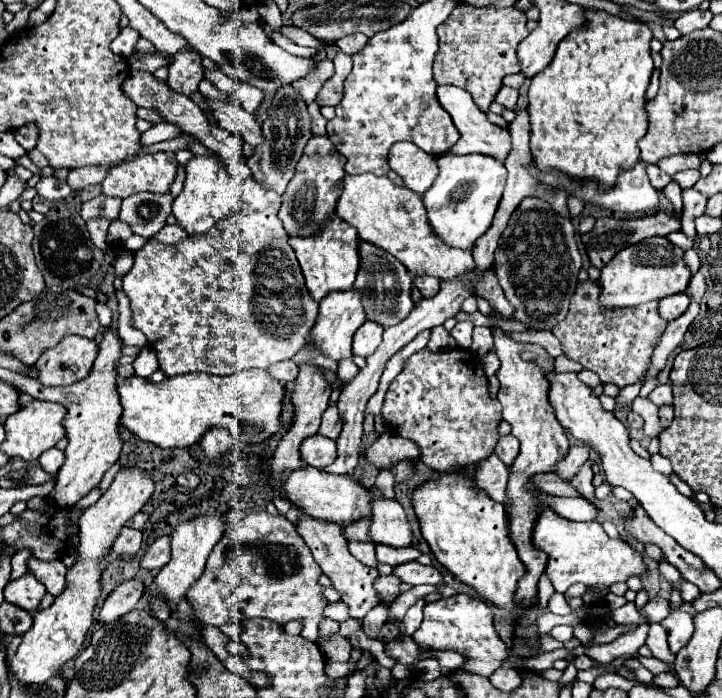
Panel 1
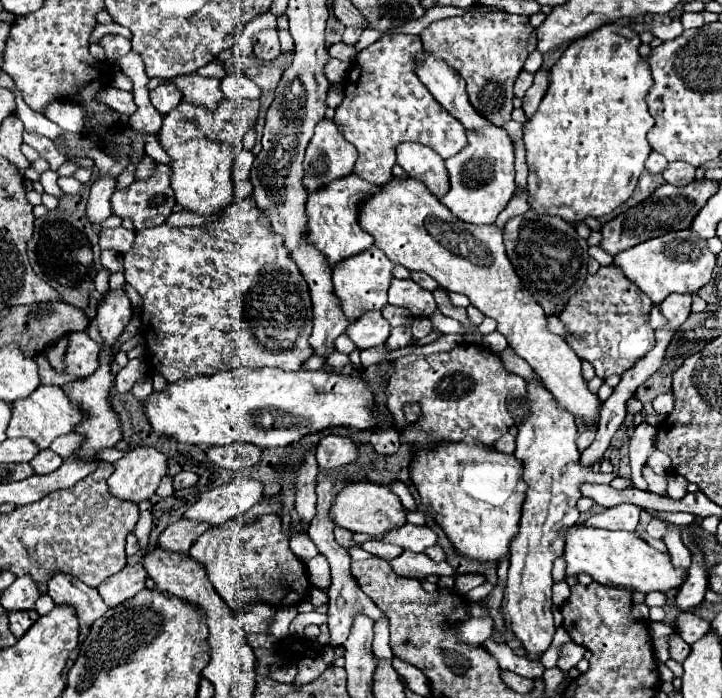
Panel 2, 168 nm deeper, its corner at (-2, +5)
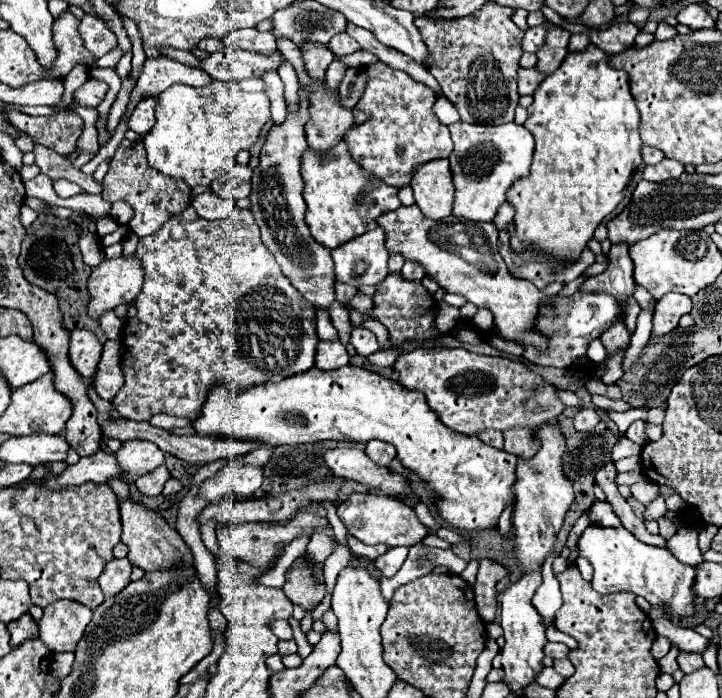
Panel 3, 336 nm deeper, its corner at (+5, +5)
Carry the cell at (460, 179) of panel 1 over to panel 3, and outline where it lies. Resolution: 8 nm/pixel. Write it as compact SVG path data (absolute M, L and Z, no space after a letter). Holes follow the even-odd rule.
M456 122L448 128L454 142L454 150L448 158L456 186L454 216L474 222L492 222L498 208L506 200L506 190L516 180L530 174L534 136L530 134L530 130L516 122L508 122L502 126Z

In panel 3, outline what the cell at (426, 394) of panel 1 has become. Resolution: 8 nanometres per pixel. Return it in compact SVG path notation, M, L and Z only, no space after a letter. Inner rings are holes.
M416 348L408 354L402 354L394 364L392 370L398 374L398 382L410 390L420 390L426 394L428 406L440 416L442 424L448 428L474 436L484 428L508 430L516 426L538 428L552 418L564 412L564 404L558 400L556 386L548 384L542 376L532 372L520 362L512 362L508 358L490 358L482 354L472 354L464 348Z

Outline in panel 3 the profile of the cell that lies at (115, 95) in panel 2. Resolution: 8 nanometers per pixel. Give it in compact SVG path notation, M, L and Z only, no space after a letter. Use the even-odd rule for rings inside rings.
M88 78L76 92L74 92L74 102L82 104L82 106L92 106L96 108L102 100L104 94L108 92L108 84L104 84L102 80L96 78Z

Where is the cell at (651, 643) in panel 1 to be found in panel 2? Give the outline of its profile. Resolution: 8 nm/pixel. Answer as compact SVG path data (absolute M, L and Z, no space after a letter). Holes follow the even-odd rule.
M677 632L669 634L669 654L677 662L683 662L687 658L687 654L689 654L689 644L683 642L683 638L679 638Z

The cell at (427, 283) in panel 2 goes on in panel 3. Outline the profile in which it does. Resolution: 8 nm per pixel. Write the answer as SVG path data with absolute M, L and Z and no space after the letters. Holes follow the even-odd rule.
M406 262L404 268L402 268L402 276L408 278L408 280L416 280L416 282L420 282L424 274L426 274L426 270L424 270L420 264L416 264L416 262Z

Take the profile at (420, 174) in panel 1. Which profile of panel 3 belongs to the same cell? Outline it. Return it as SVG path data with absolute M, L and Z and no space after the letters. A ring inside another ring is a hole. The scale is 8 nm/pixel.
M436 160L418 166L410 186L414 190L416 204L426 218L442 220L452 214L454 182L448 160Z

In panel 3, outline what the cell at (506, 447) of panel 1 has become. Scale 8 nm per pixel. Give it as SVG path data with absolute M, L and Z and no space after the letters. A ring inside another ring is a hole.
M492 428L480 430L478 438L480 438L484 444L488 444L488 446L494 446L494 448L498 448L498 450L500 450L500 448L502 448L502 444L504 444L502 432L500 432L500 430L492 430Z

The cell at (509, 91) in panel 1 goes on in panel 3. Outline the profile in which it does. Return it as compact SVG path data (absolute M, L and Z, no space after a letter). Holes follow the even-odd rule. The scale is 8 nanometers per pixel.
M520 68L518 70L518 90L520 94L534 94L534 90L540 86L540 82L546 78L544 72L536 70L536 68Z

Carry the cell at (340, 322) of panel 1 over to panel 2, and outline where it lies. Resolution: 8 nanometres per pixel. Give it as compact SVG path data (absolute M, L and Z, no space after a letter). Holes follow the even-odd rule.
M373 246L373 250L357 254L355 258L347 258L347 262L343 262L343 266L335 266L333 292L339 300L343 314L347 316L349 324L353 324L365 312L381 310L387 304L387 290L389 290L389 282L393 278L391 270L393 270L391 260L377 246Z

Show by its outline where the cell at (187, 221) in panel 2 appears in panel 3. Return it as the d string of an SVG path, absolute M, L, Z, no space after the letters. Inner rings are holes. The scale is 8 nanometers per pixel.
M204 192L198 194L192 200L192 208L196 208L196 212L206 218L206 220L220 220L220 218L228 218L230 212L234 210L236 200L234 198L222 198L214 192Z

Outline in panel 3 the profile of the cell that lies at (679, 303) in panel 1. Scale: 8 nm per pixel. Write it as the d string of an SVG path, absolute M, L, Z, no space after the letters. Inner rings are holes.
M666 294L656 302L654 308L654 330L652 336L672 332L678 326L678 320L692 310L692 300L684 294Z

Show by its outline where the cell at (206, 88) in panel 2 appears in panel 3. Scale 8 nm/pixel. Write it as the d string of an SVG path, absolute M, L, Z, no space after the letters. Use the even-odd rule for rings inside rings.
M164 56L146 58L142 72L138 76L138 84L130 94L130 102L122 118L130 118L136 104L142 100L140 94L158 96L160 92L164 92L168 86L172 86L176 82L192 84L192 86L204 86L210 82L210 78L208 78L208 74L202 74L200 68L180 64L172 58L164 58Z

